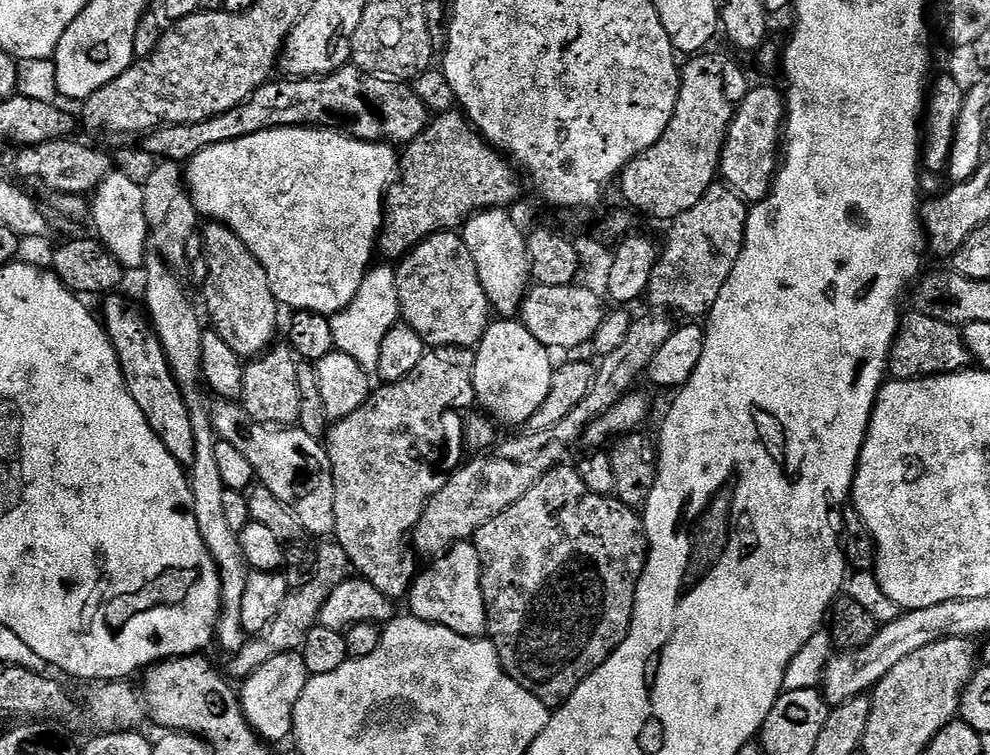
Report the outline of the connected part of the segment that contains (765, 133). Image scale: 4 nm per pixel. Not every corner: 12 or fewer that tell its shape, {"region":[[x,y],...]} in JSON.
{"region":[[753,87],[736,109],[719,175],[764,199],[782,148],[781,89]]}

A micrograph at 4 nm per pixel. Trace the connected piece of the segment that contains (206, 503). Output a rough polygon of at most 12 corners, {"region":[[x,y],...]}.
{"region":[[145,259],[144,304],[194,426],[190,483],[220,571],[218,644],[241,648],[250,571],[226,522],[202,391],[200,316],[173,265]]}

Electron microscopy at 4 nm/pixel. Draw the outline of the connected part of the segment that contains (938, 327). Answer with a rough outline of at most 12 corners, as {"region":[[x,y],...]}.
{"region":[[914,310],[888,356],[895,380],[963,371],[955,325]]}

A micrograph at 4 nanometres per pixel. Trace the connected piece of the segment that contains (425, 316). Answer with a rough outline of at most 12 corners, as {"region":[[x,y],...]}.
{"region":[[455,231],[396,268],[403,323],[433,349],[475,349],[490,305]]}

